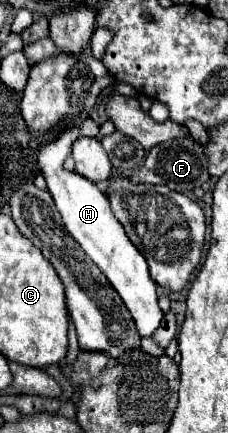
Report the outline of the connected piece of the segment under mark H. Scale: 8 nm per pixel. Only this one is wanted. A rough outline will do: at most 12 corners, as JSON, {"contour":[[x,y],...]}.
{"contour":[[91,118],[37,146],[67,232],[119,292],[139,334],[163,320],[145,258],[105,194],[63,168]]}

